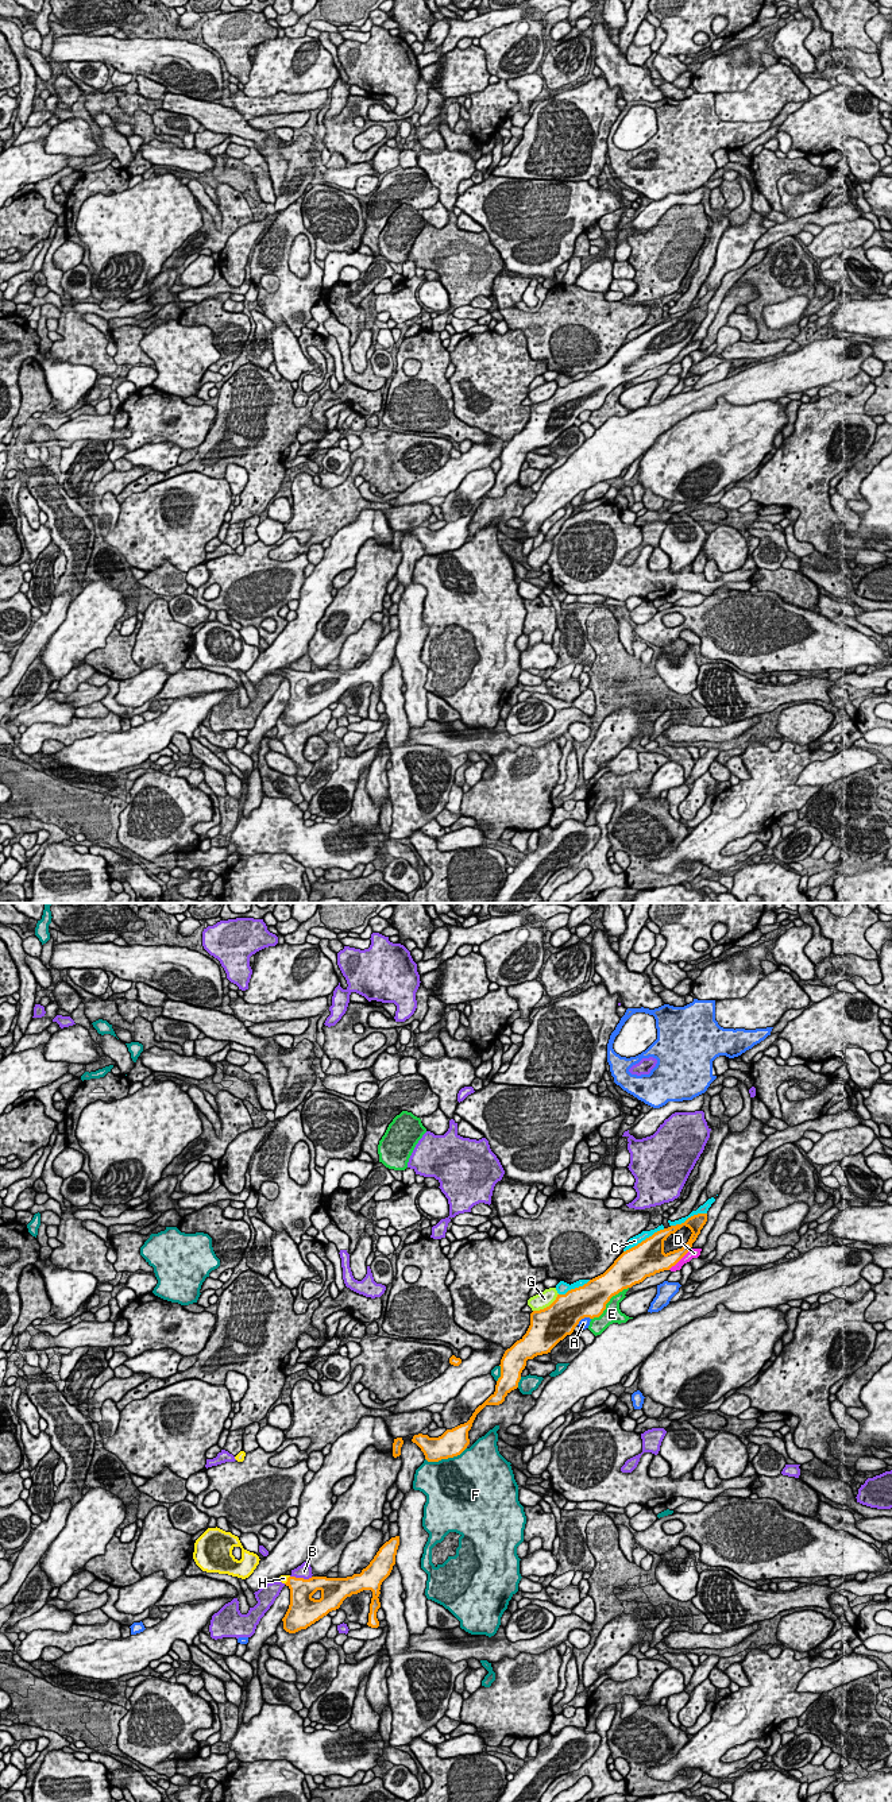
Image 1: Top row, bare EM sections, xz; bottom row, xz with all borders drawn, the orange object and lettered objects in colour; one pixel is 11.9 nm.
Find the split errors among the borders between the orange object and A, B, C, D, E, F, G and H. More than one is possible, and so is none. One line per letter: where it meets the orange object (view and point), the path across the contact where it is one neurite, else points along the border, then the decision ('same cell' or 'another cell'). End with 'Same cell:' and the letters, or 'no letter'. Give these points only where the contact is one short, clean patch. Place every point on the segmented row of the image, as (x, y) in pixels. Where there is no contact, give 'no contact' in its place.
A: meets orange in xz at (583, 1318); another cell
B: meets orange in xz at (301, 1578); another cell
C: meets orange in xz at (645, 1239); another cell
D: meets orange in xz at (679, 1260); another cell
E: meets orange in xz at (607, 1301); another cell
F: meets orange in xz at (446, 1458); another cell
G: meets orange in xz at (547, 1307); another cell
H: meets orange in xz at (288, 1579); runs through xz (301, 1590), (288, 1579), (284, 1578); same cell
Same cell: H

